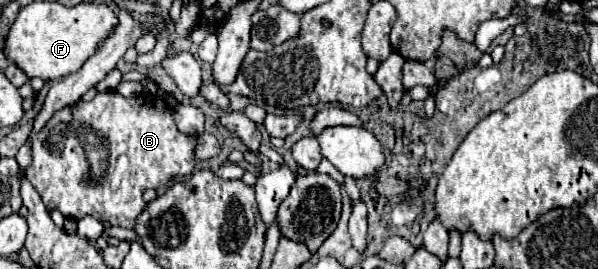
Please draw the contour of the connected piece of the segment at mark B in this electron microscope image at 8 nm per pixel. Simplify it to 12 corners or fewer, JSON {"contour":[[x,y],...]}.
{"contour":[[150,93],[54,113],[26,179],[64,217],[132,229],[196,167]]}

